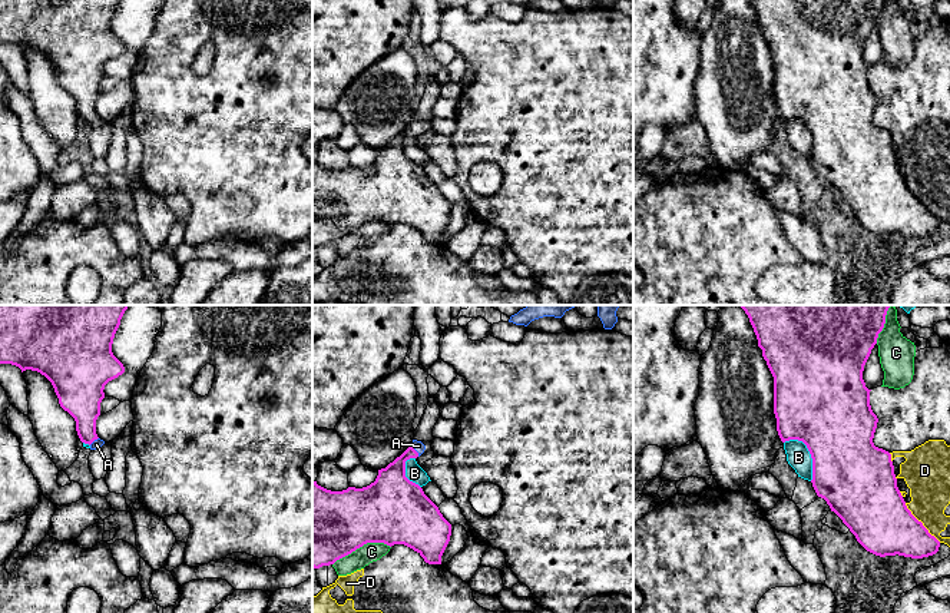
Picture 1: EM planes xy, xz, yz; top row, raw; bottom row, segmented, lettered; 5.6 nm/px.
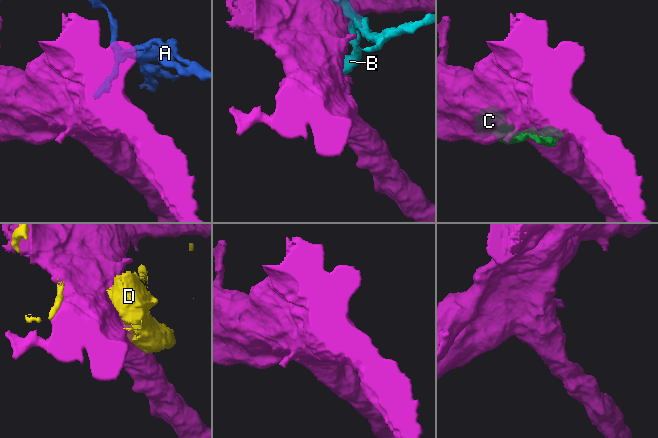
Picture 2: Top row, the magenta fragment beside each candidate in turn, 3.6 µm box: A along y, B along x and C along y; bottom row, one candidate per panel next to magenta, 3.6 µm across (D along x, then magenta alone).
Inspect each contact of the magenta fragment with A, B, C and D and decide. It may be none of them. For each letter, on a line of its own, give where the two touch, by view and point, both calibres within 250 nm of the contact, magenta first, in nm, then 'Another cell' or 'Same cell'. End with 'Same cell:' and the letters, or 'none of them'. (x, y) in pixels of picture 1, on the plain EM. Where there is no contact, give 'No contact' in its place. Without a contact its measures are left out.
A: Touches magenta at xz (414, 129). Thickness 200 nm (magenta) against 60 nm. Same cell
B: Touches magenta at yz (810, 132). Thickness 440 nm (magenta) against 140 nm. Another cell
C: Touches magenta at xz (361, 225). Thickness 420 nm (magenta) against 110 nm. Another cell
D: Touches magenta at yz (922, 202). Thickness 340 nm (magenta) against 240 nm. Another cell
Same cell: A

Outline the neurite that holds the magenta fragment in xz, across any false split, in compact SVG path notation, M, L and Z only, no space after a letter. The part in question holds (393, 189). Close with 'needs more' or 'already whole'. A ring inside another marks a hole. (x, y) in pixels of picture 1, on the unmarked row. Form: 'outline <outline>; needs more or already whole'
outline M413 119L408 127L378 149L374 162L367 166L348 166L331 170L312 160L312 246L334 243L367 222L387 225L404 223L417 231L426 242L441 243L441 235L450 221L451 203L423 168L406 156L406 140L420 136L426 129L421 120Z; needs more

